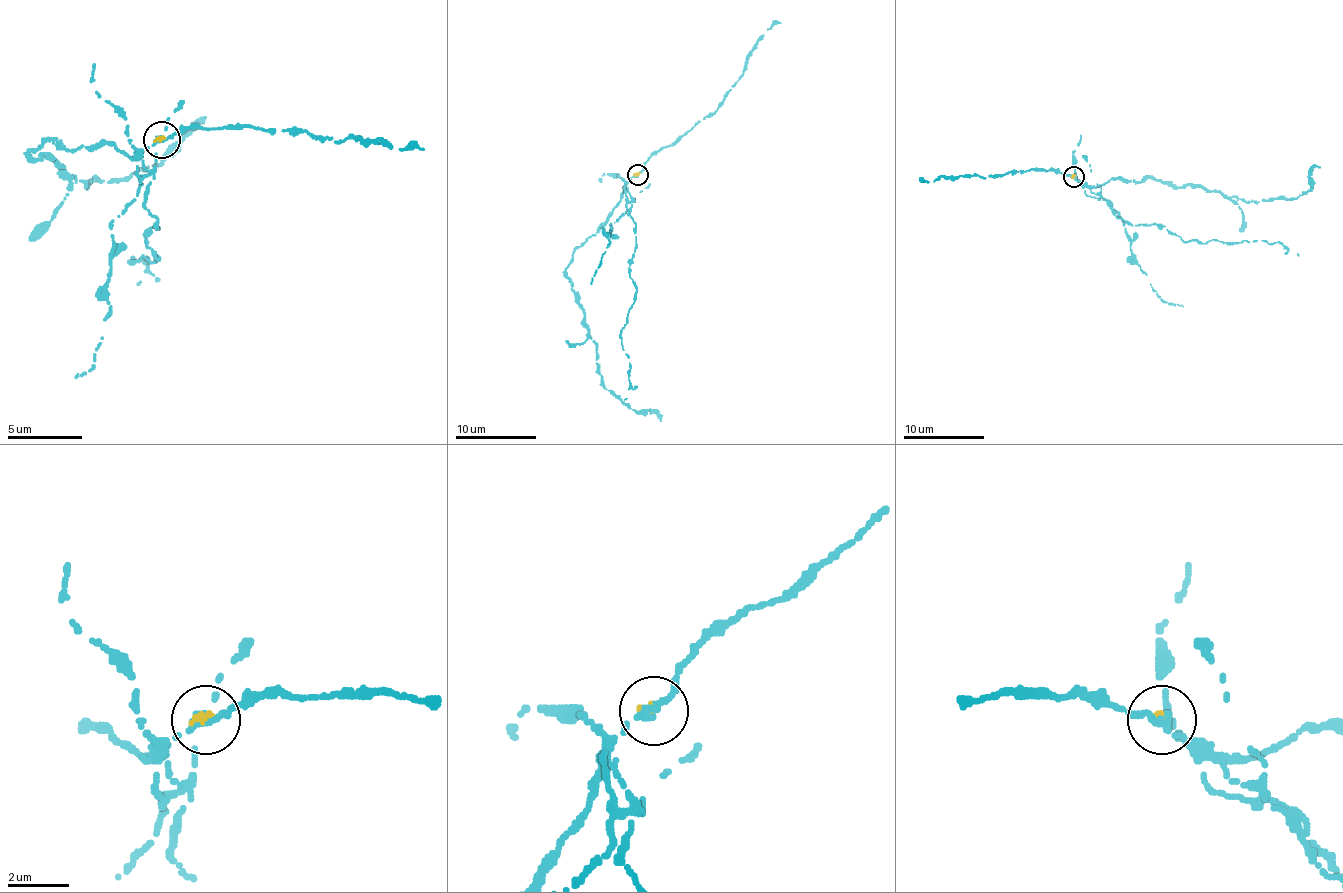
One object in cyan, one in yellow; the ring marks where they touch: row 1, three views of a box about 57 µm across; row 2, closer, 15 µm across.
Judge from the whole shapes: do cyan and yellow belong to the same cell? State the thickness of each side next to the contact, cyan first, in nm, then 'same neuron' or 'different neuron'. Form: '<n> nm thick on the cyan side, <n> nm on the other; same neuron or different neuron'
240 nm thick on the cyan side, 240 nm on the other; different neuron

